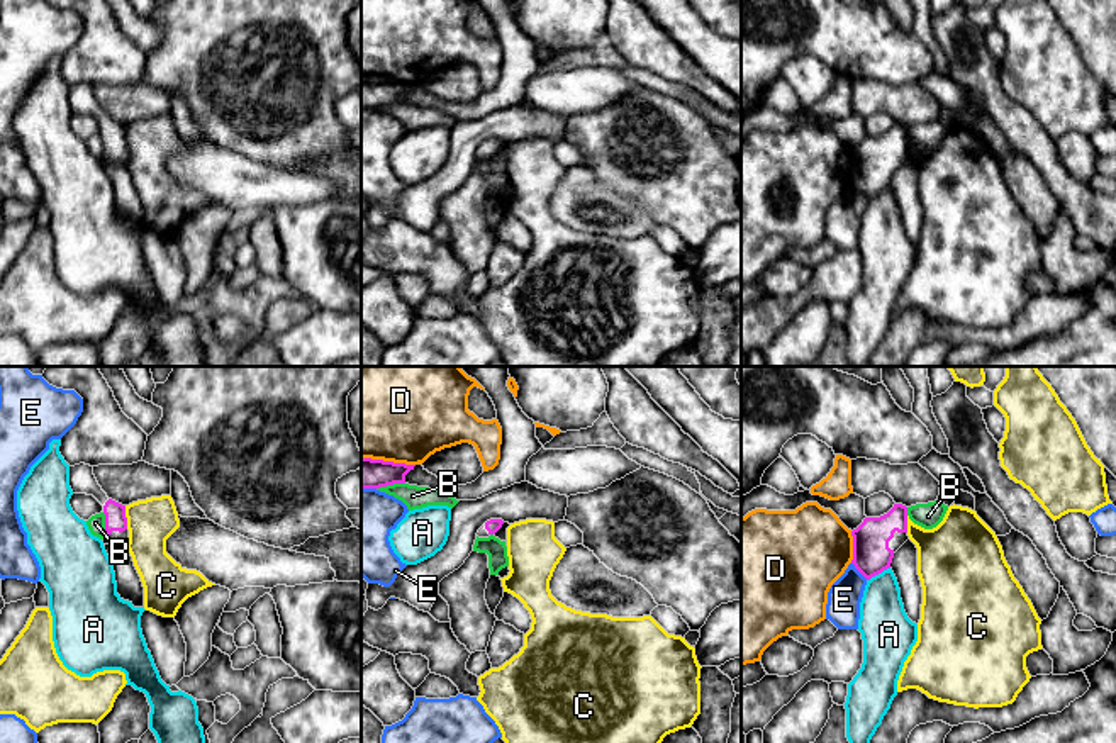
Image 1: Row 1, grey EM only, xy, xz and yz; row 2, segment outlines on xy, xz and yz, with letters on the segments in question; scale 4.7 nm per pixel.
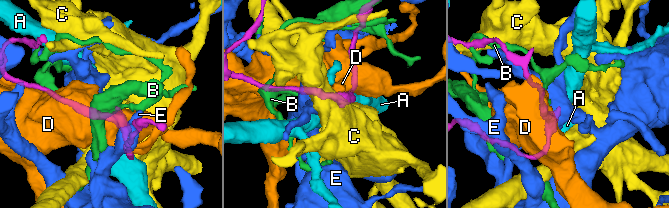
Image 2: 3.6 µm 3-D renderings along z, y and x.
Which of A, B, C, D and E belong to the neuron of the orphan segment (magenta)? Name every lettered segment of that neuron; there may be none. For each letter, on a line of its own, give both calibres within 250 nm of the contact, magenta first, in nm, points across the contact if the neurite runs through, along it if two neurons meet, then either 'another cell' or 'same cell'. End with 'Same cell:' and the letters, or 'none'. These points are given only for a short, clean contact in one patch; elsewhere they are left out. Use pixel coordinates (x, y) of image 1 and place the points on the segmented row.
A: 180/240 nm | another cell
B: 140/110 nm | another cell
C: 100/220 nm | another cell
D: 180/400 nm | another cell
E: 180/160 nm | another cell
Same cell: none

